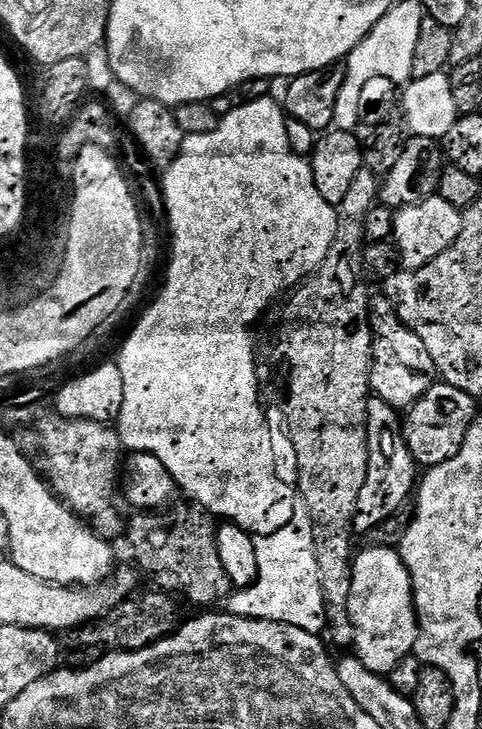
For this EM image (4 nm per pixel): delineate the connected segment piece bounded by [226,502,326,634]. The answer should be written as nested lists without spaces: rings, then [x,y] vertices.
[[[297,503],[294,518],[280,530],[256,540],[258,578],[249,588],[233,591],[226,601],[229,616],[245,616],[251,620],[269,620],[298,626],[307,632],[323,633],[324,591],[318,578],[318,558],[308,508]]]

